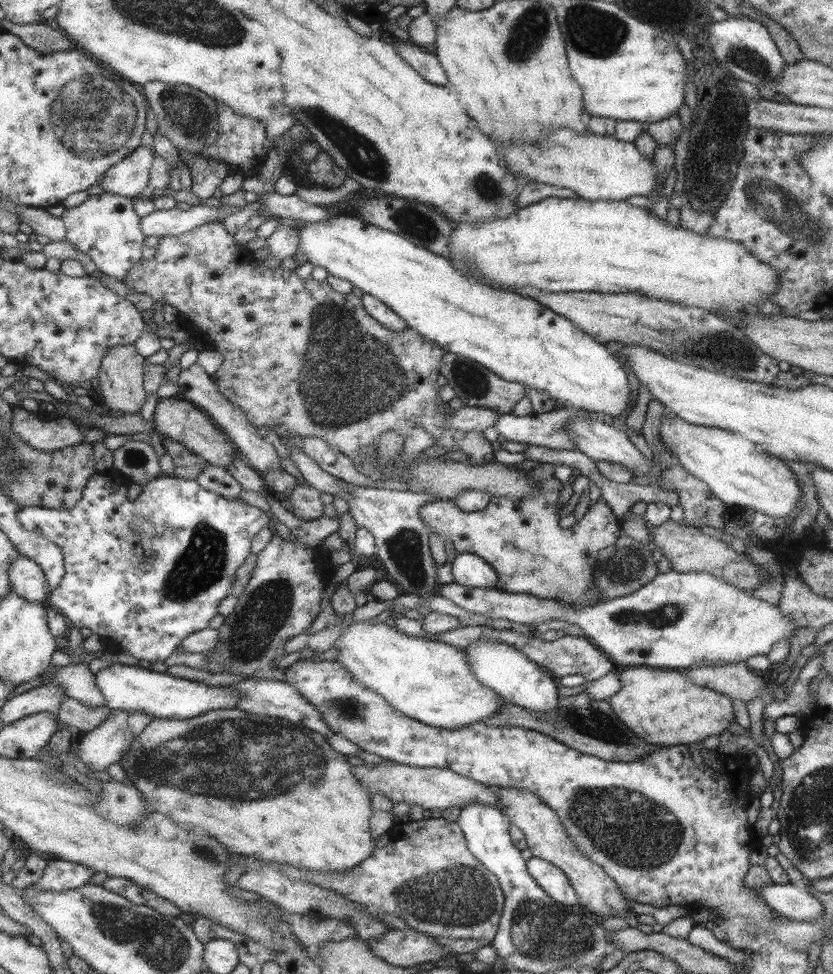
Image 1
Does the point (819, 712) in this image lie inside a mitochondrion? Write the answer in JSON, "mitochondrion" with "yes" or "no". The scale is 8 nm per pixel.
{"mitochondrion":"no"}

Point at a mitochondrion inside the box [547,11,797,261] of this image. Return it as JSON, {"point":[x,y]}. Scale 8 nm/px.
{"point":[743,60]}

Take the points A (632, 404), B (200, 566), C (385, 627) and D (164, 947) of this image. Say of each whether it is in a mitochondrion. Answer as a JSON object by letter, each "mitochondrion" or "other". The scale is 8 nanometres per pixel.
{"A":"other","B":"mitochondrion","C":"other","D":"mitochondrion"}

